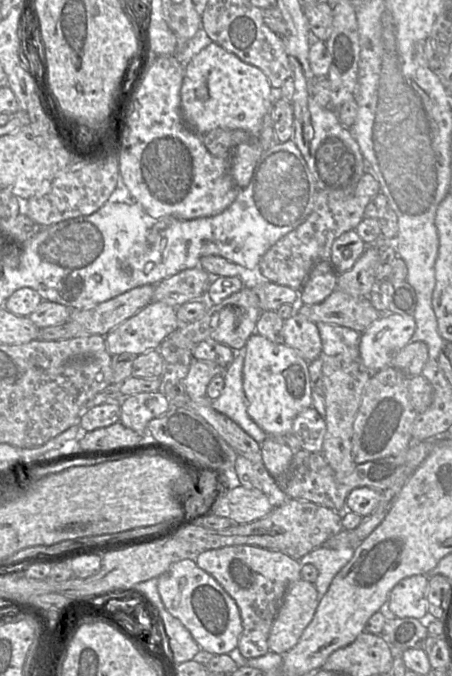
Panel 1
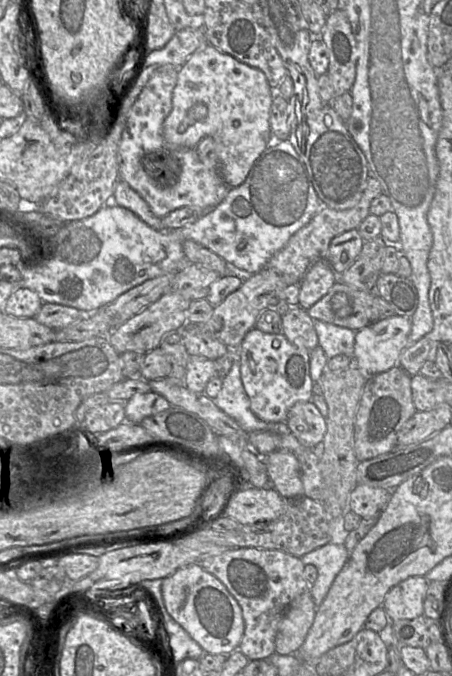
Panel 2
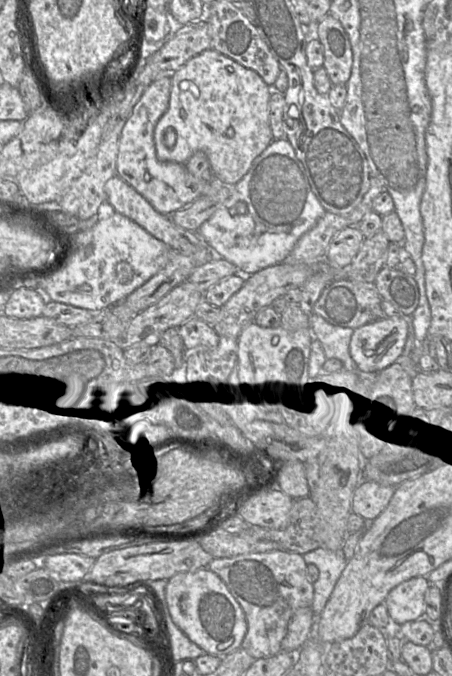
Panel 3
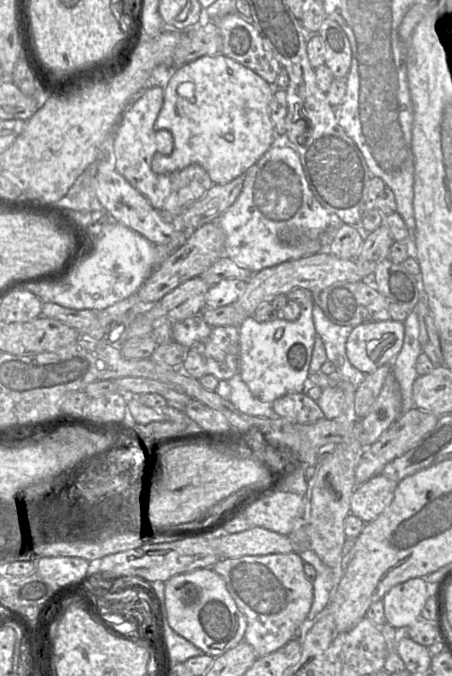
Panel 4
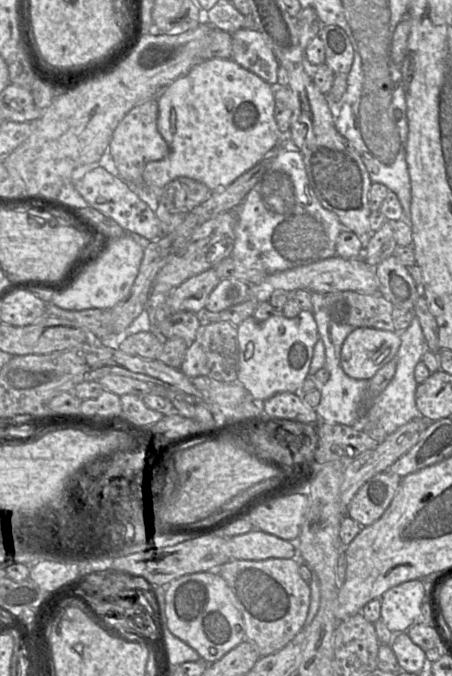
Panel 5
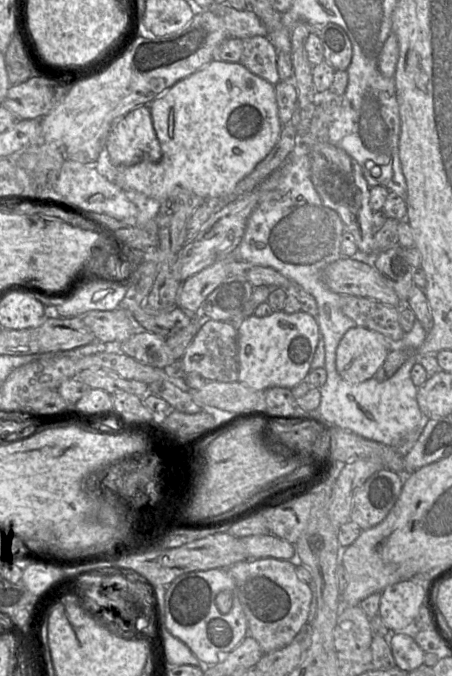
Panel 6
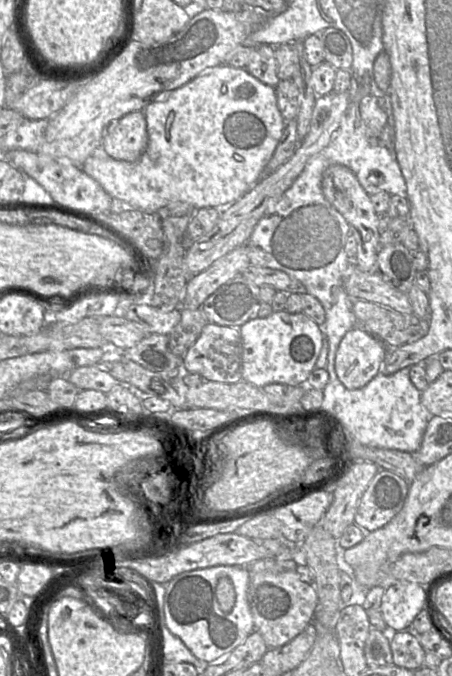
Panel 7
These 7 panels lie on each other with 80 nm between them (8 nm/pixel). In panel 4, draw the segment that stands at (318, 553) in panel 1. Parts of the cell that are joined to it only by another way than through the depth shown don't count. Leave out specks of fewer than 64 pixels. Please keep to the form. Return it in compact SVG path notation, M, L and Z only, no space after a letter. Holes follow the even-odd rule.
M311 549L298 554L303 562L312 565L316 571L315 579L312 581L313 600L305 620L305 626L308 626L317 619L328 604L332 590L332 569L326 566Z

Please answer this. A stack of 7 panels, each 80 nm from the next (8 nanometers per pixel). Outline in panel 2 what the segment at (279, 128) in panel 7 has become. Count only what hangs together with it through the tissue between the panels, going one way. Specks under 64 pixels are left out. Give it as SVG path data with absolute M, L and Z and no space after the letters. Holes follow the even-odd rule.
M206 43L178 70L177 83L172 95L172 110L163 123L163 137L170 144L187 148L195 148L204 137L213 137L217 142L219 174L230 188L240 186L254 162L269 146L273 91L276 91L276 88L269 86L262 71Z

